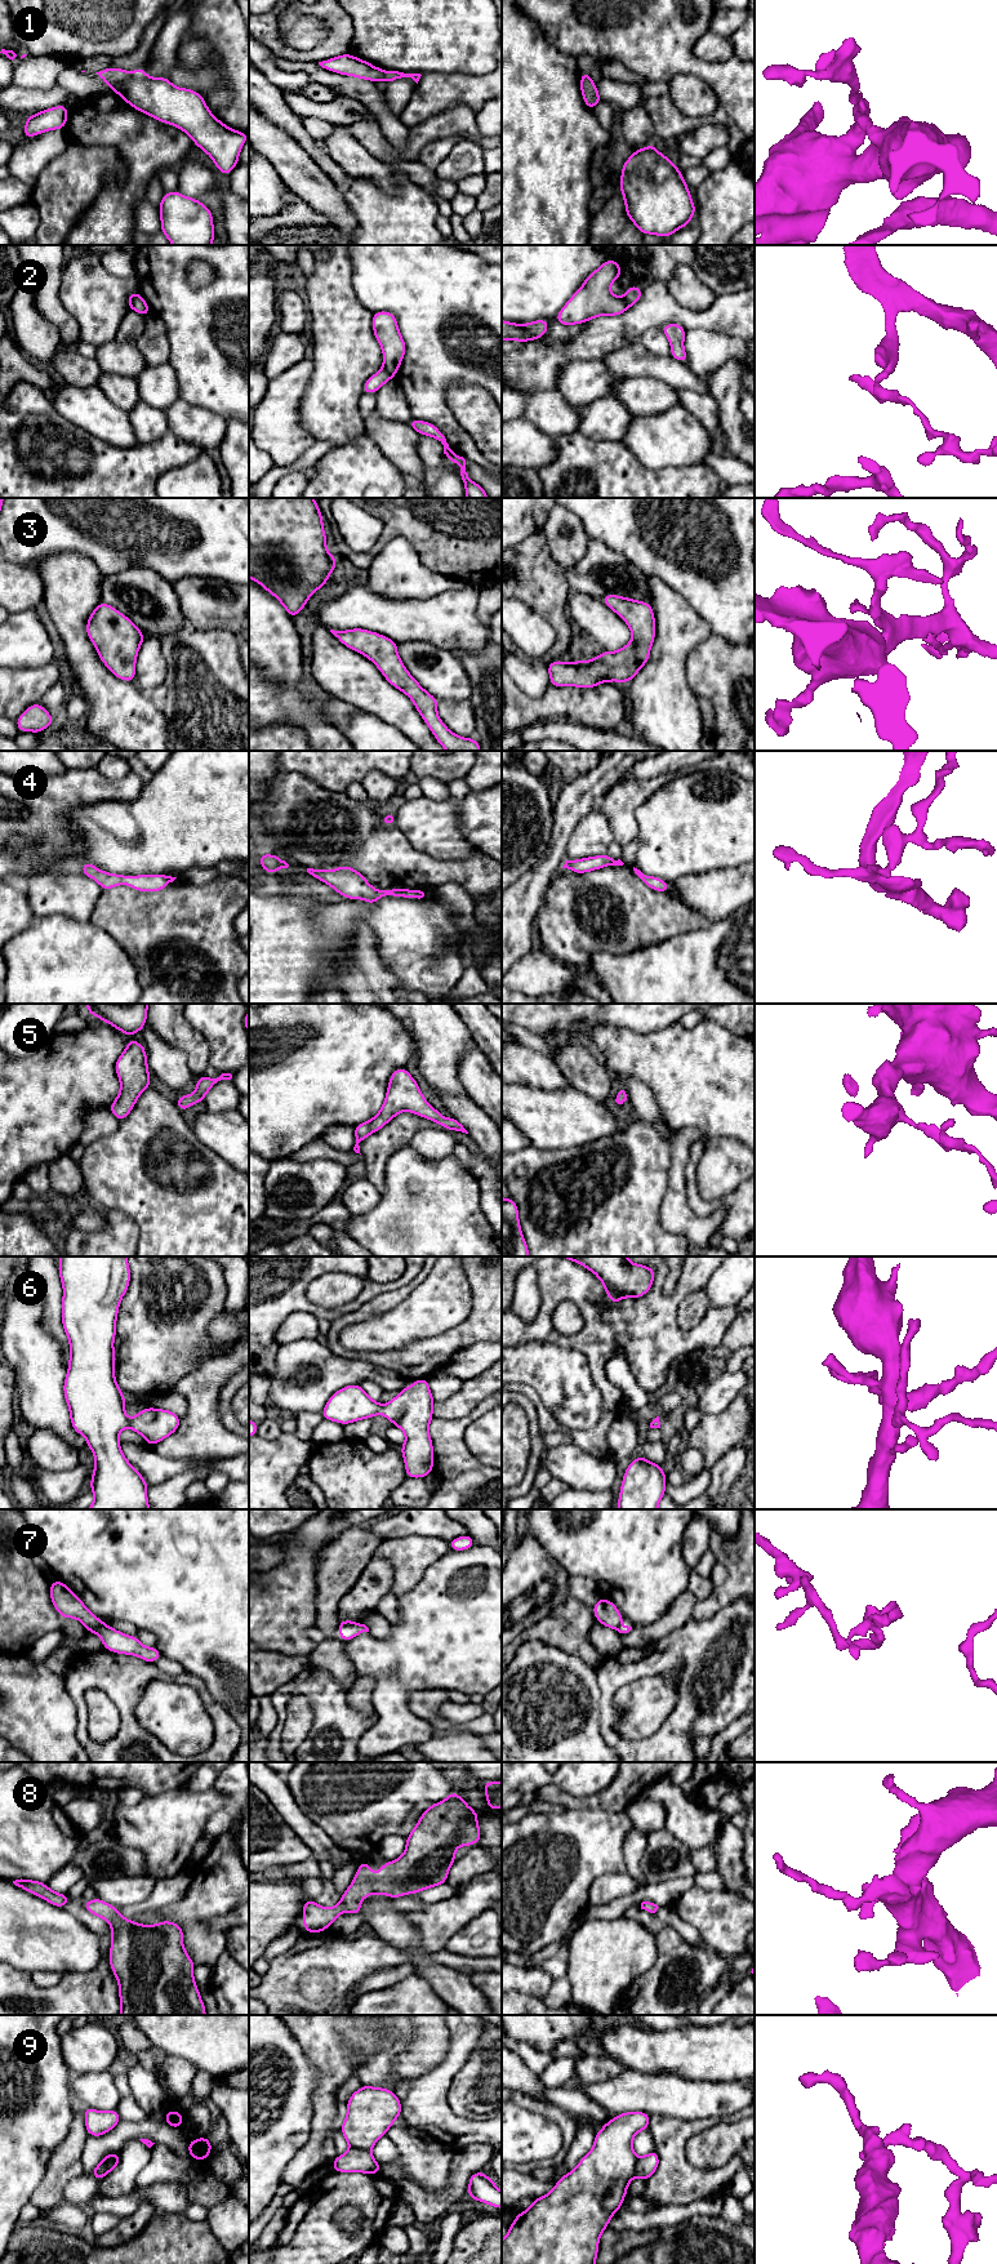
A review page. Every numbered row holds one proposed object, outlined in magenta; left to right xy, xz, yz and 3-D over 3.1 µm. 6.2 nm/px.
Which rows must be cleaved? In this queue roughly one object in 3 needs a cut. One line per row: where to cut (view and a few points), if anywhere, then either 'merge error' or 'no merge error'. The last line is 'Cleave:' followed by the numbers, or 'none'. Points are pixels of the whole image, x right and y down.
1: cut in xy along (130, 72), (123, 83), (112, 89); merge error
2: cut in xz along (383, 367), (394, 376); merge error
3: no cut; no merge error
4: no cut; no merge error
5: no cut; no merge error
6: no cut; no merge error
7: cut in xy along (105, 1623), (87, 1628); merge error
8: no cut; no merge error
9: cut in xz along (351, 2145), (369, 2151); merge error
Cleave: 1, 2, 7, 9

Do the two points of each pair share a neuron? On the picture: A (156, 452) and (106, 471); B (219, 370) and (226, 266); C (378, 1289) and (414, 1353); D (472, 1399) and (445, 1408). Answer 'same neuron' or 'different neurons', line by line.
A: same neuron
B: same neuron
C: different neurons
D: same neuron

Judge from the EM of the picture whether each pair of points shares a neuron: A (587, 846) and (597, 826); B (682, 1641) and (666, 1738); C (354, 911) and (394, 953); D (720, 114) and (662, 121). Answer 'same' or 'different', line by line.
A: same
B: same
C: same
D: same

